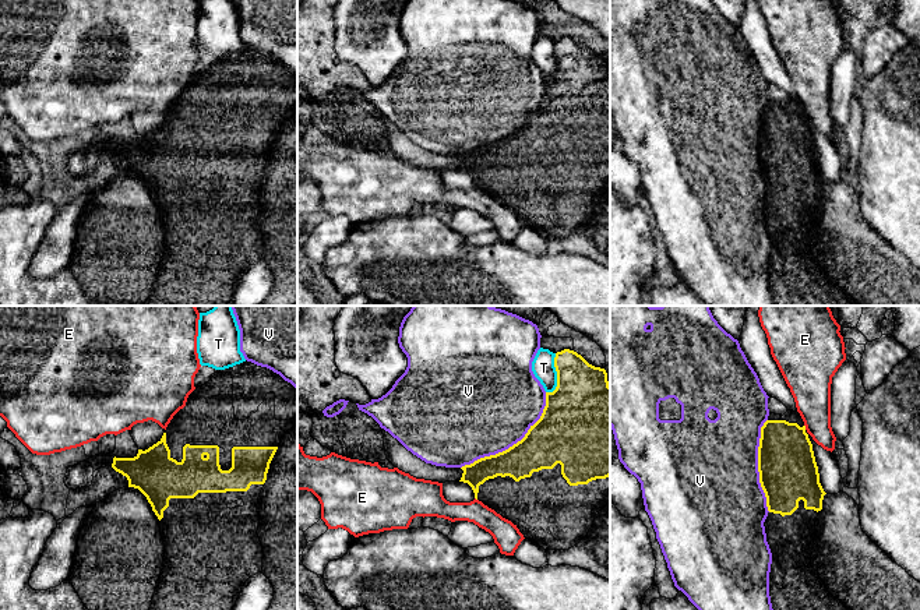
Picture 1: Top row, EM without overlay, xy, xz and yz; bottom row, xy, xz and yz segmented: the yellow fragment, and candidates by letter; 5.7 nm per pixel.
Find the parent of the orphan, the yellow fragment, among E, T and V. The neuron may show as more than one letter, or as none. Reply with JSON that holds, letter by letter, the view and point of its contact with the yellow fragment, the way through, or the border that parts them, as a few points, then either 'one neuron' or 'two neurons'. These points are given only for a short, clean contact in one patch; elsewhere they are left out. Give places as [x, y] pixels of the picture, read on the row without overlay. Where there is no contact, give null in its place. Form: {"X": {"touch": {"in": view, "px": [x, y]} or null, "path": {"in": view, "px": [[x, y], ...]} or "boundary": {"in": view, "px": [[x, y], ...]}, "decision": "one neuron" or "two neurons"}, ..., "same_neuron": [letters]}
{"E": {"touch": {"in": "yz", "px": [804, 115]}, "boundary": {"in": "yz", "px": [[804, 112], [806, 116]]}, "decision": "two neurons"}, "T": {"touch": {"in": "xz", "px": [557, 63]}, "boundary": {"in": "xz", "px": [[556, 41], [556, 74], [546, 80]]}, "decision": "two neurons"}, "V": {"touch": {"in": "xz", "px": [514, 131]}, "decision": "two neurons"}, "same_neuron": []}

